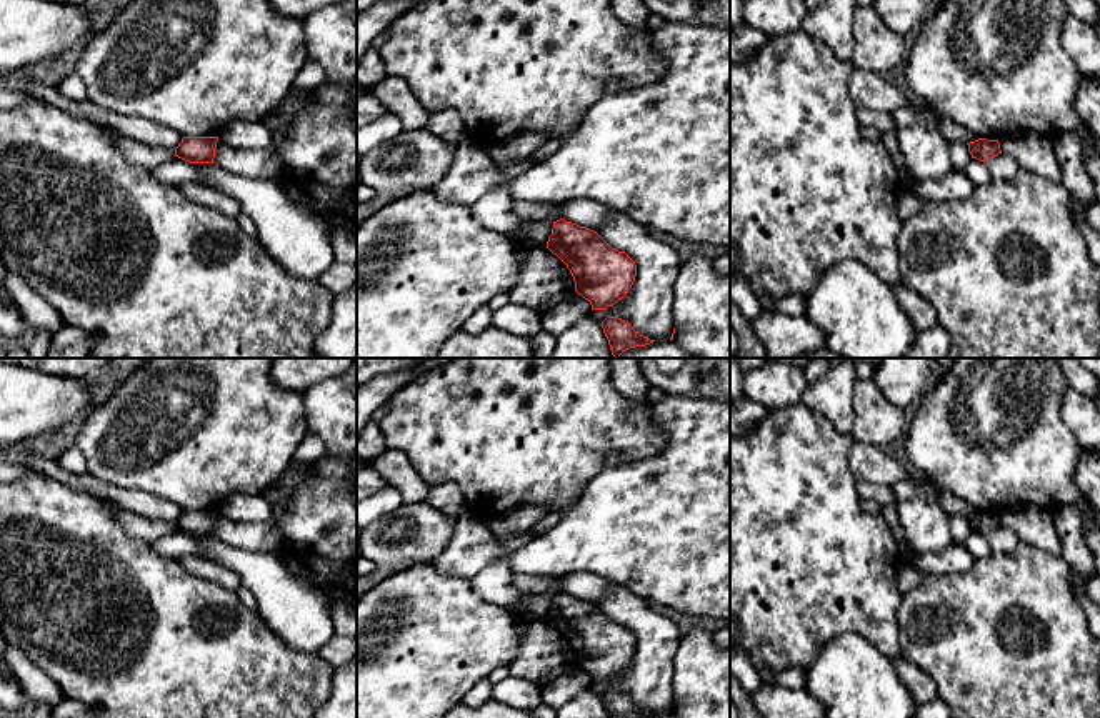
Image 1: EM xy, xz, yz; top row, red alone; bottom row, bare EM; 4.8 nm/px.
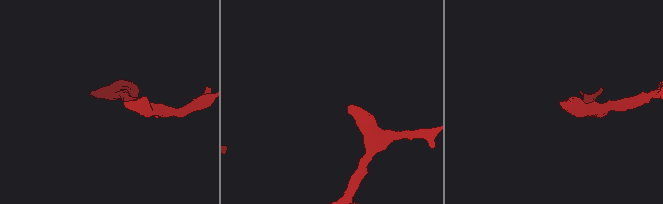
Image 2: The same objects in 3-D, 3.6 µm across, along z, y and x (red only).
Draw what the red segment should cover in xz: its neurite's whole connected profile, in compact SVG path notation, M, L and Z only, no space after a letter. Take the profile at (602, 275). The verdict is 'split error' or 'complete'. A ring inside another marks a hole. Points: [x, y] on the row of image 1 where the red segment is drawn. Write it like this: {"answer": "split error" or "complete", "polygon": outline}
{"answer": "complete", "polygon": "M565 218L553 222L547 248L567 265L575 292L590 302L592 310L613 307L635 282L637 265L625 252Z"}

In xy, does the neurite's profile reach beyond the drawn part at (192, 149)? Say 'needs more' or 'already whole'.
already whole

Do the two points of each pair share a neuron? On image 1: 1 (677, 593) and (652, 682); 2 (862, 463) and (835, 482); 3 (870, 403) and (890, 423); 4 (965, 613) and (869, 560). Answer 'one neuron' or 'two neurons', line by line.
1: two neurons
2: two neurons
3: one neuron
4: two neurons

